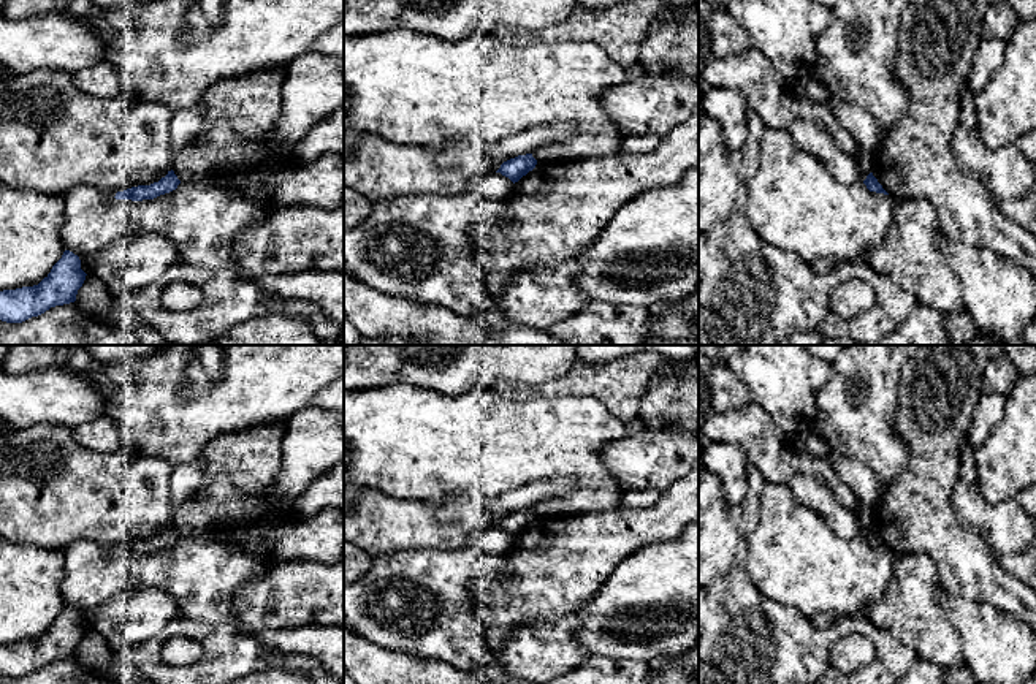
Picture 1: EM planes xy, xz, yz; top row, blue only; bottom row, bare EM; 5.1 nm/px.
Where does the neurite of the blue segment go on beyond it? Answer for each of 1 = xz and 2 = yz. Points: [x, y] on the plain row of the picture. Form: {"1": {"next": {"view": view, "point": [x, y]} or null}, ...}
{"1": {"next": null}, "2": {"next": null}}

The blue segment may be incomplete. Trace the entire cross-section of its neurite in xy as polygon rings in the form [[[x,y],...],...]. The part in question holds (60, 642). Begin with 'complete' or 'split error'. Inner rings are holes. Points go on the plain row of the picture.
complete; [[[65,605],[38,640],[0,646],[0,674],[22,678],[51,662],[74,657],[86,630],[79,611]]]

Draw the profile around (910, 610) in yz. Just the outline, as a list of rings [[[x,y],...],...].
[[[893,554],[893,575],[886,592],[867,606],[863,616],[905,646],[912,648],[919,659],[928,660],[946,671],[965,665],[965,659],[962,636],[939,605],[939,589],[933,559],[925,554]]]

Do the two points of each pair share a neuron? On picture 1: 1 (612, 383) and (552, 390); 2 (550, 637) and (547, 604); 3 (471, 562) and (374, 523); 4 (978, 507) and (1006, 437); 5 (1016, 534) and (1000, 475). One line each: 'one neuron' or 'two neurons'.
1: one neuron
2: two neurons
3: two neurons
4: two neurons
5: two neurons

